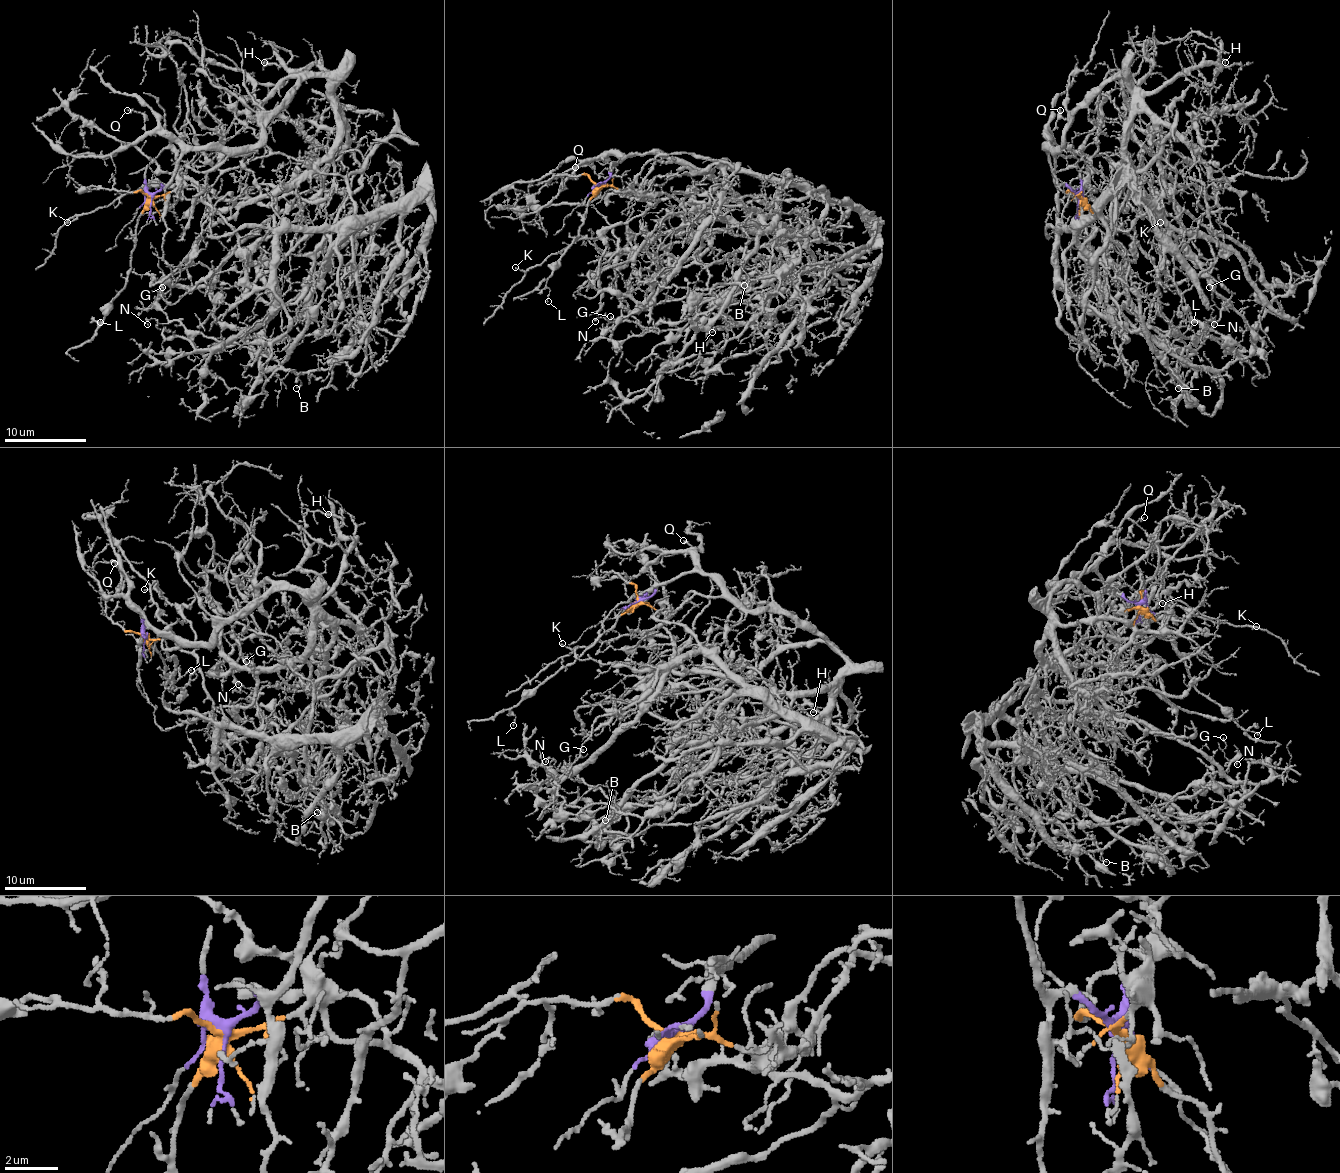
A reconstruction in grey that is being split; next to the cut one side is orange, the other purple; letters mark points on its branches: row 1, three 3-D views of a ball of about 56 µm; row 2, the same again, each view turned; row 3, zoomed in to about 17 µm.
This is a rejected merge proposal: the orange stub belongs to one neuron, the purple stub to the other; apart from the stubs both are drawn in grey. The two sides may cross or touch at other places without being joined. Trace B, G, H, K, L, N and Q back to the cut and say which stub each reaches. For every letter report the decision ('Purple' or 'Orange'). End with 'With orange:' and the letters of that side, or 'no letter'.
B: Orange
G: Orange
H: Purple
K: Orange
L: Orange
N: Orange
Q: Purple
With orange: B, G, K, L, N

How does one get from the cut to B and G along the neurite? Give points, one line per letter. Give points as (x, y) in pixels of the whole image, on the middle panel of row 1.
B: (599, 185), (656, 203), (691, 193), (760, 210), (793, 230), (801, 212), (799, 257), (744, 285)
G: (599, 185), (656, 203), (691, 193), (793, 230), (801, 212), (807, 226), (775, 275), (611, 316)

